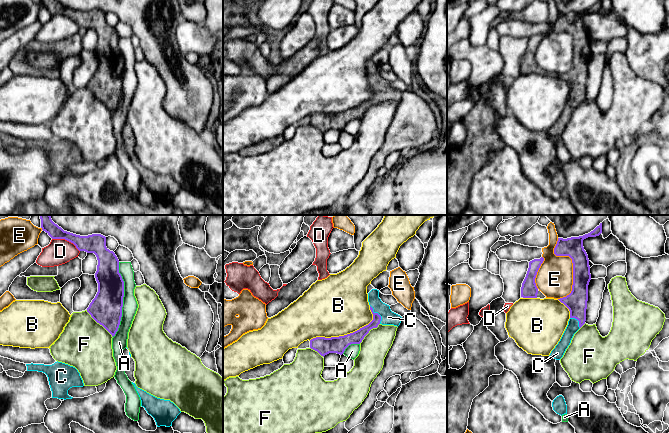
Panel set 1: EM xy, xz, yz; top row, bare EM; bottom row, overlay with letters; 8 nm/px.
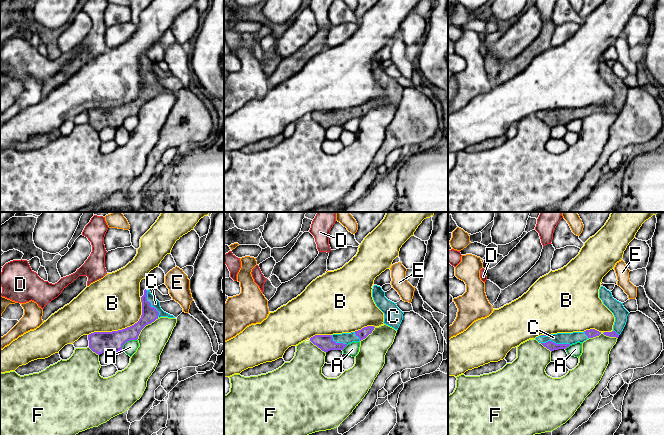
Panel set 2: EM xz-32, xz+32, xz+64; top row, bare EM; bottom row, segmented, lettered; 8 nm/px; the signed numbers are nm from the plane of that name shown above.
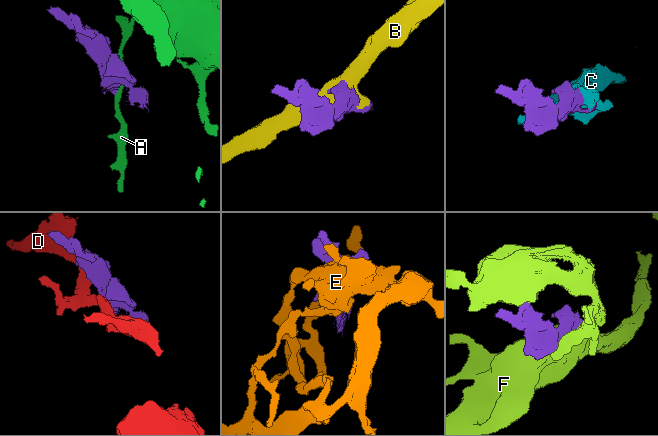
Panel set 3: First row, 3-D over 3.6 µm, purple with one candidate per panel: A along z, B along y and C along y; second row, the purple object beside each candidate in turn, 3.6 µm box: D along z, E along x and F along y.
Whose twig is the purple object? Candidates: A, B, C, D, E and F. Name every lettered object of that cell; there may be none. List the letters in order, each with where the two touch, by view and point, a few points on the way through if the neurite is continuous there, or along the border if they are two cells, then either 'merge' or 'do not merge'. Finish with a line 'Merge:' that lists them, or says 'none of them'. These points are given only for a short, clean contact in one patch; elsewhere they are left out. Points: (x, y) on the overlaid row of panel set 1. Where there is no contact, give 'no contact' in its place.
A: xy (122, 299) | do not merge
B: xz (347, 334) | do not merge
C: xz (377, 313) | merge
D: xy (66, 239) | do not merge
E: yz (573, 265) | do not merge
F: xy (99, 323) | do not merge
Merge: C

